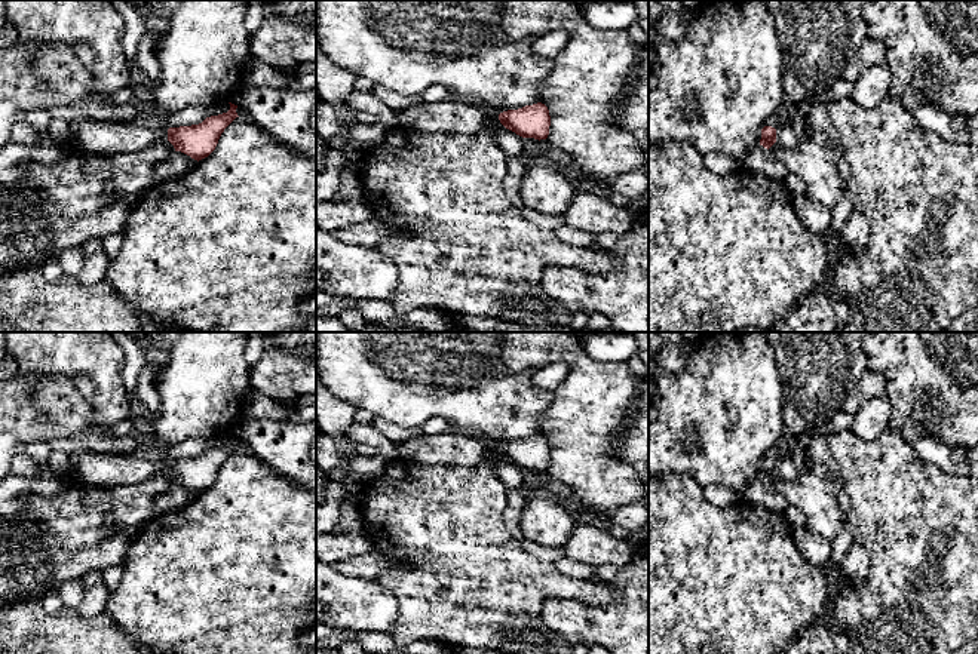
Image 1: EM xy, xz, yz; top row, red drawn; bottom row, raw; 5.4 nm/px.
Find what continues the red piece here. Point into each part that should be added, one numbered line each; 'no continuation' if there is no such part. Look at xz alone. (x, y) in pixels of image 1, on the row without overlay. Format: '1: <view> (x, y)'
no continuation

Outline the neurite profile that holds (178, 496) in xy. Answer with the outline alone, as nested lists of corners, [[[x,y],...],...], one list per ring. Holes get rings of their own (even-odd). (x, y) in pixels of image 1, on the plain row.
[[[175,483],[171,489],[154,498],[154,507],[159,513],[172,513],[191,503],[196,495],[197,492],[190,488]]]

